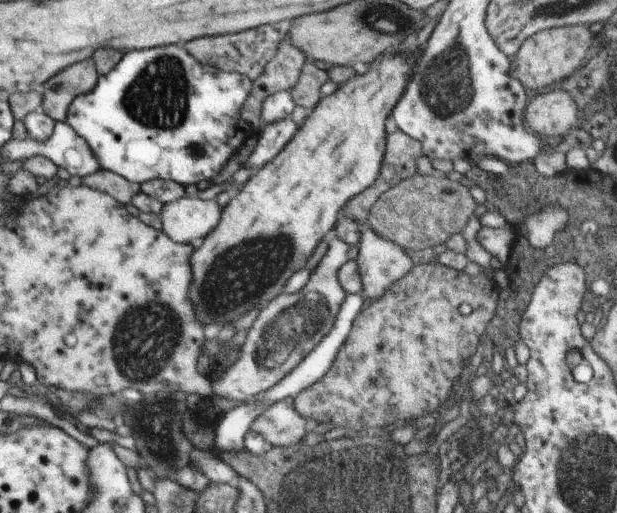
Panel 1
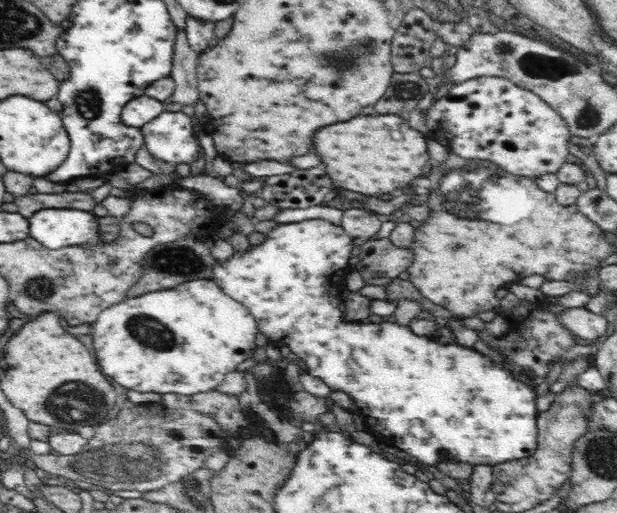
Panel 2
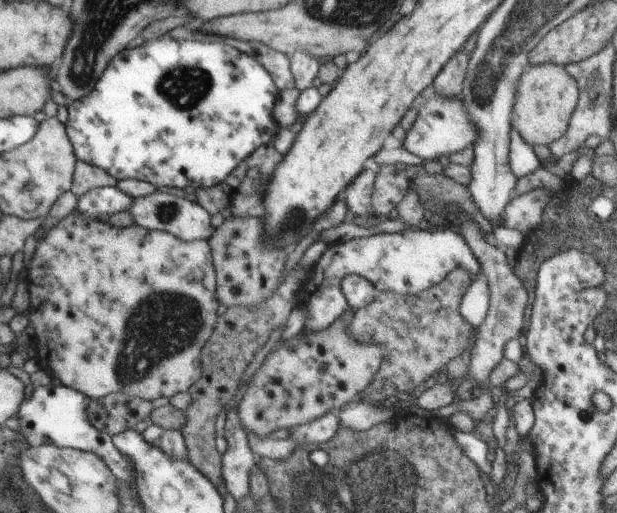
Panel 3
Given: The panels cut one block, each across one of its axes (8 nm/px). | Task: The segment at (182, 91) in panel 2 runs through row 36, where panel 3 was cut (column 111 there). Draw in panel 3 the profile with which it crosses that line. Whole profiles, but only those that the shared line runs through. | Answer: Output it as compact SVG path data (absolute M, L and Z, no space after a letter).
M77 161L74 174L72 175L72 186L70 186L70 190L74 193L74 196L80 198L92 189L116 187L118 183L117 179L110 176L105 170L102 170L102 168Z

